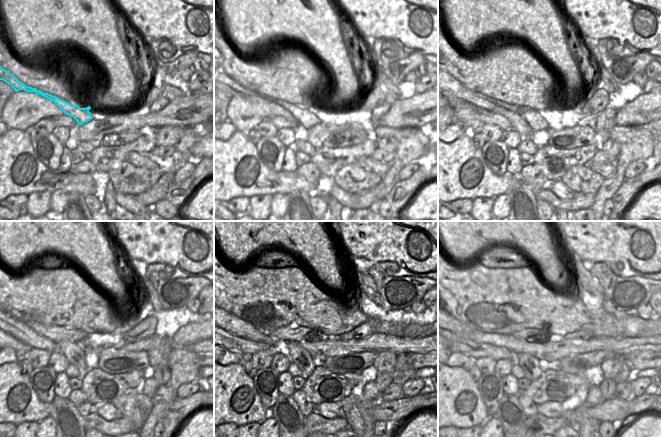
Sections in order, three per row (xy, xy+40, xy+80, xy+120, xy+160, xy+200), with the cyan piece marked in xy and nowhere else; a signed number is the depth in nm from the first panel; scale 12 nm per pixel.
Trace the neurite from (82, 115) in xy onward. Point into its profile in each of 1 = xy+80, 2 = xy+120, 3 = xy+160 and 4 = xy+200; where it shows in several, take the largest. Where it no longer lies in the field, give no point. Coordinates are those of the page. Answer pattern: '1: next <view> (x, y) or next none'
1: next xy+80 (532, 117)
2: next xy+120 (55, 333)
3: next xy+160 (287, 334)
4: next xy+200 (541, 336)

